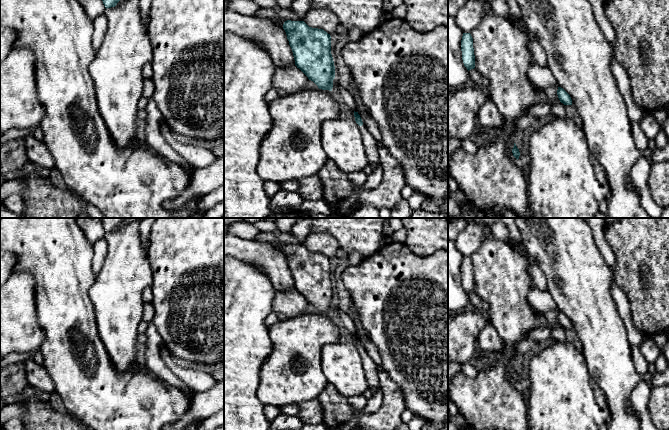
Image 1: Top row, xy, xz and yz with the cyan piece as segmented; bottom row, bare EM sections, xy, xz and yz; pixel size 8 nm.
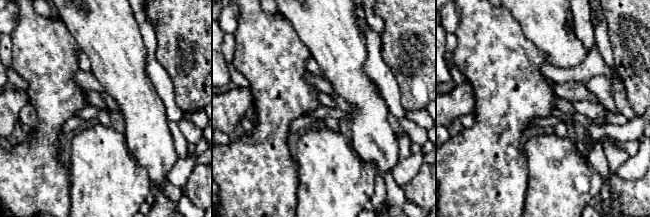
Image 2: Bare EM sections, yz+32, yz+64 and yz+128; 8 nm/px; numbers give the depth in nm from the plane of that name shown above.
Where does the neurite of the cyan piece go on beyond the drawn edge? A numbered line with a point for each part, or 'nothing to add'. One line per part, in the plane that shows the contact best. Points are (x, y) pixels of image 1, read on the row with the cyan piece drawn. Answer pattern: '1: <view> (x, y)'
1: xz (371, 145)

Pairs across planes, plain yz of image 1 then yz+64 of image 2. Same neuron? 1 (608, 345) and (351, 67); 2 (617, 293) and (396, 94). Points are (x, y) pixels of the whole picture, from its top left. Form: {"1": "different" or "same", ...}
{"1": "same", "2": "same"}

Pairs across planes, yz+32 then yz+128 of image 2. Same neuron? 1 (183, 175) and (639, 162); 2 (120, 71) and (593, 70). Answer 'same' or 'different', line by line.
1: same
2: different

